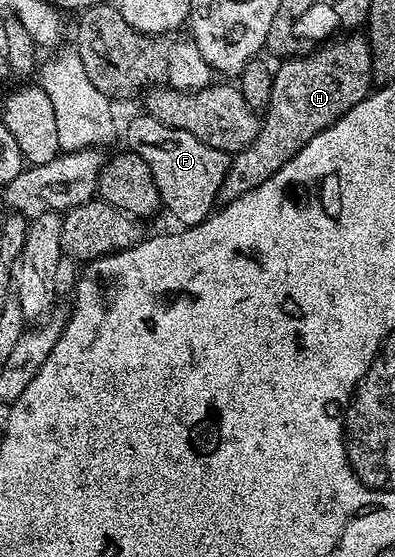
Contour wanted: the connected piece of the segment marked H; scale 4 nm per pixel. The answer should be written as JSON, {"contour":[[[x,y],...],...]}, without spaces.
{"contour":[[[363,35],[342,37],[332,39],[301,57],[288,57],[280,64],[283,65],[280,69],[274,70],[272,97],[265,108],[268,117],[262,118],[257,139],[253,139],[253,143],[249,143],[249,147],[245,147],[231,157],[231,166],[221,183],[220,202],[232,201],[261,187],[261,183],[265,183],[265,179],[269,179],[281,166],[289,163],[289,159],[293,159],[297,155],[297,151],[301,151],[301,147],[305,147],[305,143],[309,143],[309,139],[313,139],[318,133],[325,131],[333,122],[341,119],[341,115],[345,115],[350,109],[357,107],[357,103],[361,103],[367,98],[367,94],[372,92],[371,44]]]}

